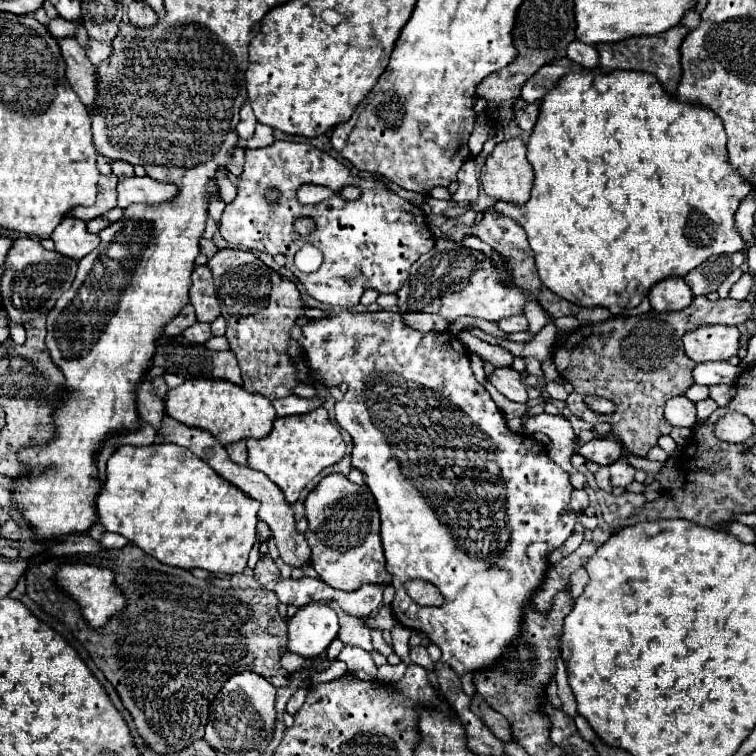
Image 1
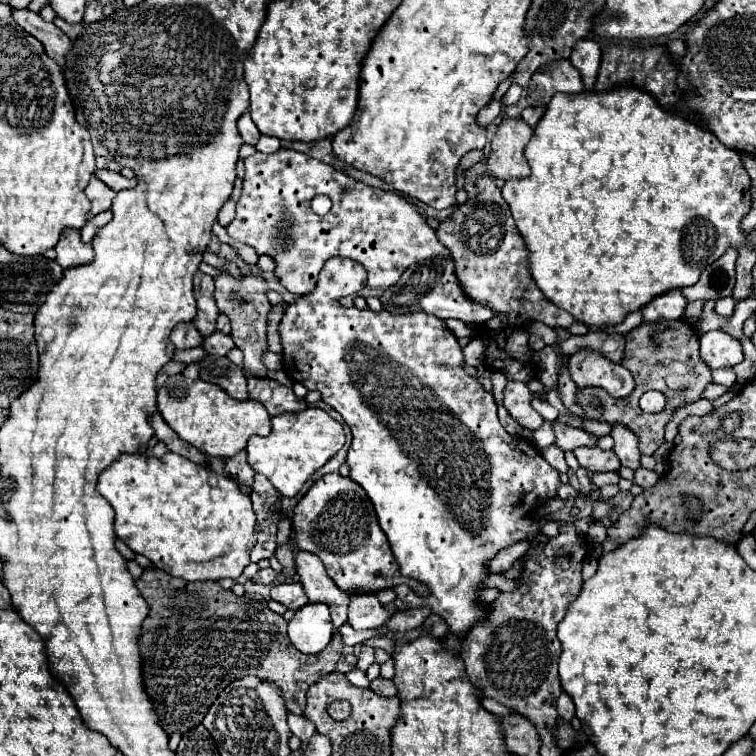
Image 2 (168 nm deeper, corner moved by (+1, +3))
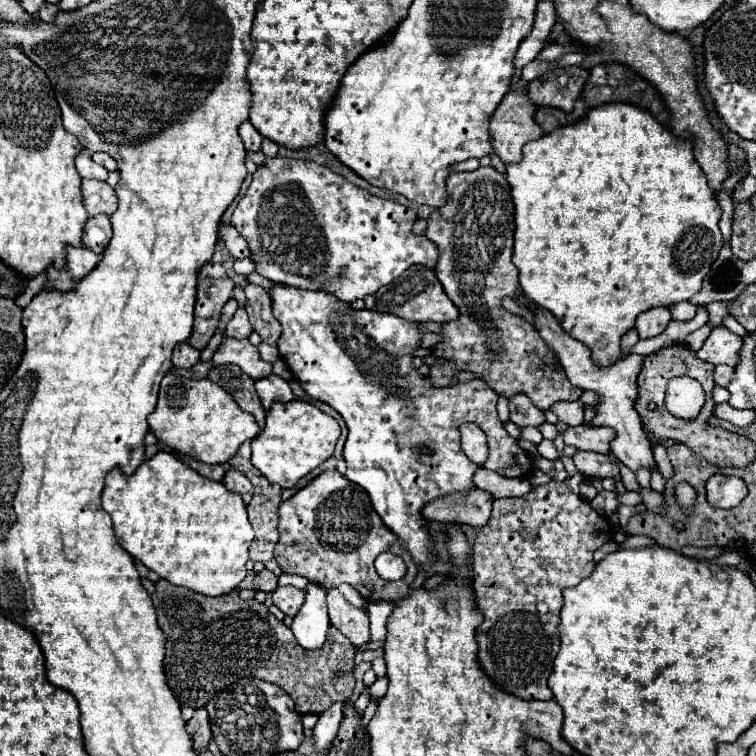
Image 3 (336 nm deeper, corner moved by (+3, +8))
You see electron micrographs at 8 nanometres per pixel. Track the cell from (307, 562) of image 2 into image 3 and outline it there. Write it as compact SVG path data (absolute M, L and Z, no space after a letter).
M336 587L326 589L326 603L330 625L340 629L340 633L344 633L354 647L362 647L370 641L370 621L366 611L354 609Z

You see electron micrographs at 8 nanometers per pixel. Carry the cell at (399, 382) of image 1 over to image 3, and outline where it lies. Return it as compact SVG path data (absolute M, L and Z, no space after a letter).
M276 285L272 289L272 311L274 317L282 325L282 335L278 341L278 351L282 361L288 365L292 375L300 381L302 389L312 397L328 403L332 409L336 409L342 419L348 425L348 439L344 445L344 461L348 465L346 479L352 483L358 483L372 499L372 505L376 513L382 517L384 525L400 537L400 541L406 545L408 553L412 555L414 563L418 567L430 569L436 563L434 553L434 537L430 533L430 521L422 515L424 505L428 505L432 499L440 499L442 495L452 493L470 493L476 489L472 477L478 469L476 463L472 463L462 447L460 447L460 431L458 427L462 423L476 423L488 437L488 459L484 463L486 469L496 471L502 477L516 479L516 477L528 477L534 471L532 457L524 453L516 439L512 439L502 421L498 419L496 401L498 395L494 389L490 389L482 379L474 379L468 383L454 383L444 389L434 387L426 375L418 373L414 367L414 351L420 347L420 337L424 335L420 331L422 323L404 321L402 317L380 313L380 311L368 311L368 309L352 309L350 305L344 305L344 301L338 301L332 297L332 293L324 291L300 291L296 287Z

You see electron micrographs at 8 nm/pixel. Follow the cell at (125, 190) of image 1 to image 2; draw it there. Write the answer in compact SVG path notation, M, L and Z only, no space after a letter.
M96 168L96 170L94 170L94 176L96 176L98 180L102 180L108 188L116 190L116 192L120 192L120 190L130 188L130 186L136 184L136 178L128 180L128 178L124 178L120 172L112 172L112 170L108 170L108 168L102 168L102 170Z

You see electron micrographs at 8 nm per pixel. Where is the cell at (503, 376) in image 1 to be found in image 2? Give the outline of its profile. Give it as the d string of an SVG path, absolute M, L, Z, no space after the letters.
M508 382L506 390L504 390L504 406L510 412L510 416L528 430L538 430L544 420L542 416L530 406L532 402L532 394L528 390L526 384L516 384L516 382Z

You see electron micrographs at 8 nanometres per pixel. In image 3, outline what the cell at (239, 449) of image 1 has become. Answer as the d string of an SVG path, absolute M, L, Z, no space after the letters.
M230 467L230 469L228 469L228 473L224 475L224 481L222 481L222 483L224 483L230 491L240 493L242 499L244 499L244 503L250 503L252 493L254 493L254 487L252 487L252 483L248 481L248 477L246 477L244 473L240 473L236 467Z

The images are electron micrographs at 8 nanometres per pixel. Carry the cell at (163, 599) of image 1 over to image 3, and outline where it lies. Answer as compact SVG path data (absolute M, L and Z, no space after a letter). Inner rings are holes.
M164 579L154 587L152 601L158 613L158 625L166 635L166 683L182 707L206 707L218 691L242 677L258 677L280 685L292 695L300 715L322 713L336 701L344 703L352 695L354 647L338 629L332 627L328 631L328 641L322 649L306 651L296 643L292 631L256 599L244 601L236 591L208 597ZM336 673L342 673L342 677L336 679Z

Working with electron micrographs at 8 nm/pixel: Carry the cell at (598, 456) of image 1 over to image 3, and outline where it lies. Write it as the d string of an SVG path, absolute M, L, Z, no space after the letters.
M576 451L576 455L572 457L576 469L586 475L586 477L616 477L618 475L618 467L602 453L588 453L588 451Z

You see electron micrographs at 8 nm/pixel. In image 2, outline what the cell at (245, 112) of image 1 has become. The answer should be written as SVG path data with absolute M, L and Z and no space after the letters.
M248 112L238 120L238 130L240 130L240 136L244 138L246 144L254 146L258 142L258 138L260 138L260 130L256 128L256 124L252 122L252 118L250 118Z

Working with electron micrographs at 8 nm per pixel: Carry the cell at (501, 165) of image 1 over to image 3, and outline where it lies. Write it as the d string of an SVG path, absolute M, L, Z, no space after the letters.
M510 91L490 121L490 139L496 155L504 165L518 163L522 159L522 147L530 139L544 135L534 121L536 105L524 91Z

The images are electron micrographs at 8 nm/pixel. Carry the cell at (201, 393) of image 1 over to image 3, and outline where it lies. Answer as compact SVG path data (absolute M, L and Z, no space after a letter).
M168 373L162 379L158 405L148 417L148 423L150 431L158 437L158 443L168 447L168 451L188 453L210 465L230 461L238 447L260 431L254 417L244 413L244 409L240 409L220 385L210 379L186 379L174 373Z

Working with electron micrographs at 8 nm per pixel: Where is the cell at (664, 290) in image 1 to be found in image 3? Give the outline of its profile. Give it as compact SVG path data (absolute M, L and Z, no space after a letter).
M656 307L656 309L648 309L644 313L640 313L640 317L636 317L636 331L640 333L640 339L646 339L646 337L654 337L654 335L660 335L666 325L670 323L672 315L670 315L670 309L668 307Z

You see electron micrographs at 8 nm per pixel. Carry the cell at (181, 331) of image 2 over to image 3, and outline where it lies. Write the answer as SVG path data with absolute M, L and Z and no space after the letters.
M188 343L176 345L174 355L172 355L174 367L192 367L198 359L200 359L200 351L192 349L192 345L188 345Z

